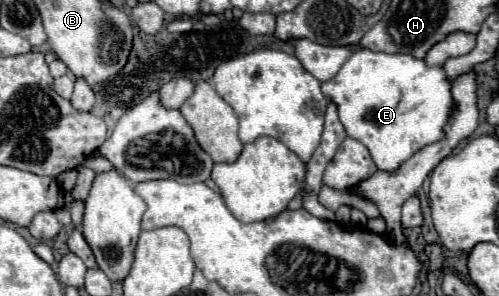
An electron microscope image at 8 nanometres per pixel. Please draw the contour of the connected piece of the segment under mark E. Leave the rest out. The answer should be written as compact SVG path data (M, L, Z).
M357 47L339 73L331 81L321 83L321 89L329 101L335 101L339 121L343 121L347 135L361 141L369 149L377 169L383 169L385 173L395 173L395 169L399 169L399 165L413 157L421 147L439 141L453 107L451 81L447 81L443 67L427 67L425 61L411 55L389 55L363 47Z

